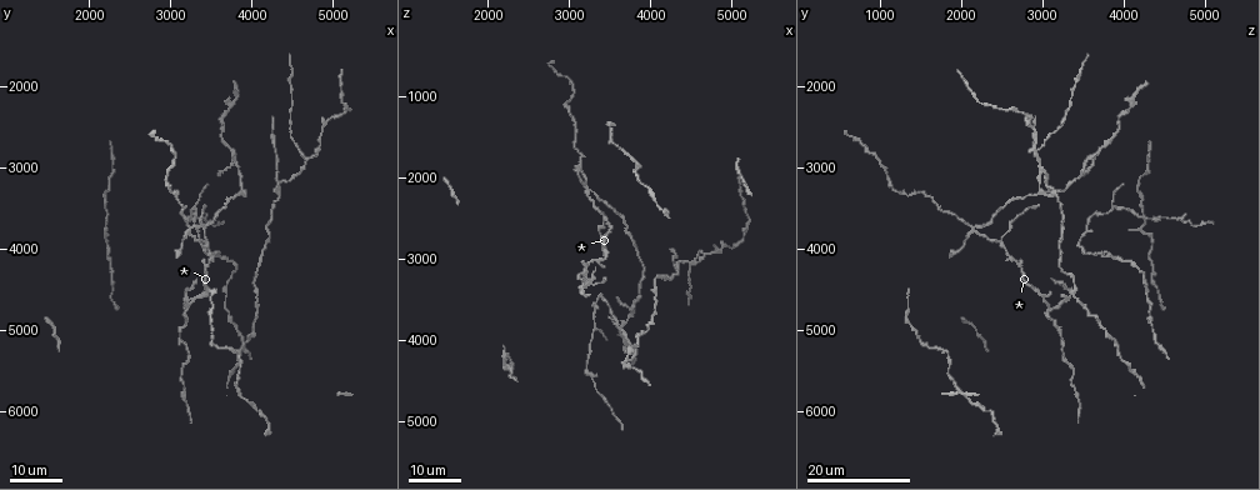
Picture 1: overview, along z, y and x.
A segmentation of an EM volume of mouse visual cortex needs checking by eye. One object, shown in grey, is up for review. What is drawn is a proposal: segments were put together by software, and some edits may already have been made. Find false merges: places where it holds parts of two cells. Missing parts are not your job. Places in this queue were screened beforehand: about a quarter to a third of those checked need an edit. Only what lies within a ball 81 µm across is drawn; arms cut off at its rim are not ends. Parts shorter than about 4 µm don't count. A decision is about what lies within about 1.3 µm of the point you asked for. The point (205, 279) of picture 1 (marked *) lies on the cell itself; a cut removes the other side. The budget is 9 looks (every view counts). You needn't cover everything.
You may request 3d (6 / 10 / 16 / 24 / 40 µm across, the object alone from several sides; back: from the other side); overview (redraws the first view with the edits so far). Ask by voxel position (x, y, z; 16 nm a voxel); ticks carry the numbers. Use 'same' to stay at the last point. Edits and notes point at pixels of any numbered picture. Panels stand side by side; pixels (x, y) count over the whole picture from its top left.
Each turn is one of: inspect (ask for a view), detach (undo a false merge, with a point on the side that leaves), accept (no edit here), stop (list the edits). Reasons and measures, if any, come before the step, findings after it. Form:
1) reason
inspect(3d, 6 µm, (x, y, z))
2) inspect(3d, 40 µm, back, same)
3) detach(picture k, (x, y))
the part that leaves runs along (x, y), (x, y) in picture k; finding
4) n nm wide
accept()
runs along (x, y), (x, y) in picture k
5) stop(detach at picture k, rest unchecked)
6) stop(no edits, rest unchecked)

arms part here
inspect(3d, 16 µm, (3450, 3900, 2500))

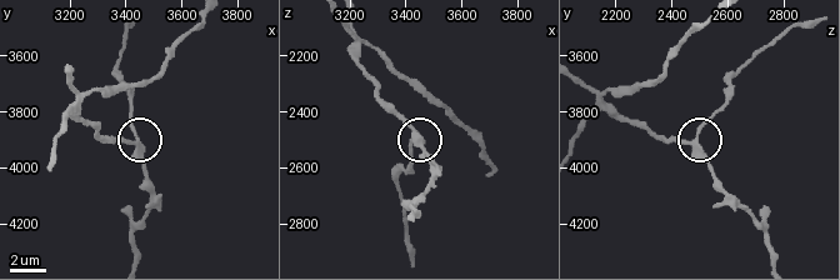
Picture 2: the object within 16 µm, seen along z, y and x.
closer look
inspect(3d, 10 µm, (3440, 3920, 2480))

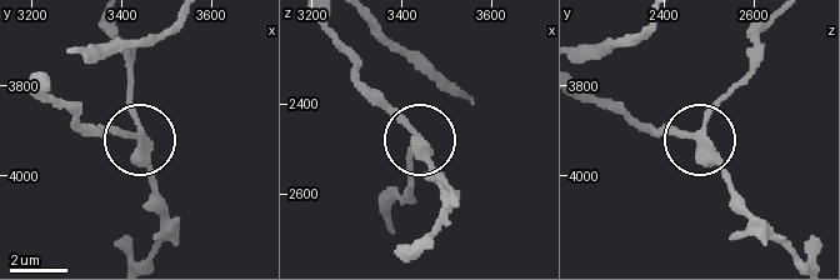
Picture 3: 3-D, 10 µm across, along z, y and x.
inspect(3d, 10 µm, back, (3435, 3910, 2490))

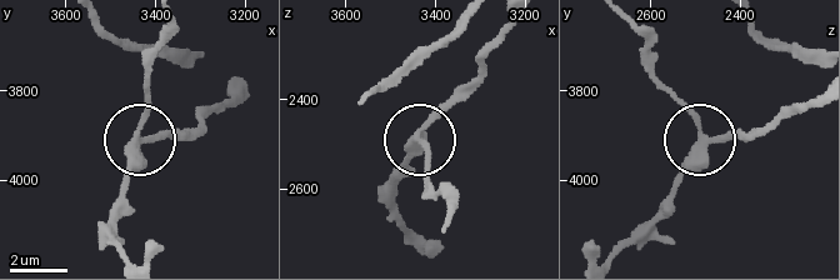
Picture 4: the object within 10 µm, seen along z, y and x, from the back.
3 arms
accept()
runs along (611, 259), (664, 201), (698, 130), (658, 81) in picture 4; one cell here

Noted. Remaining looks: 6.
inspect(3d, 16 µm, (3250, 3750, 2150))

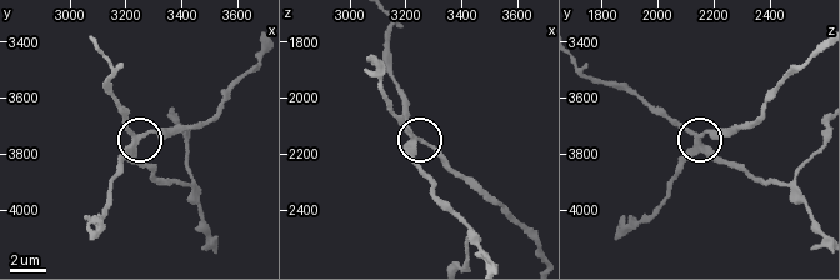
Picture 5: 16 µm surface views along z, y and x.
zoom in
inspect(3d, 10 µm, (3220, 3760, 2140))

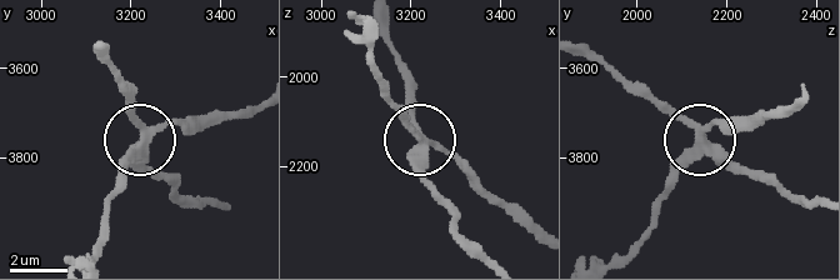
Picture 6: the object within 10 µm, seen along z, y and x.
inspect(3d, 6 µm, (3230, 3765, 2145))

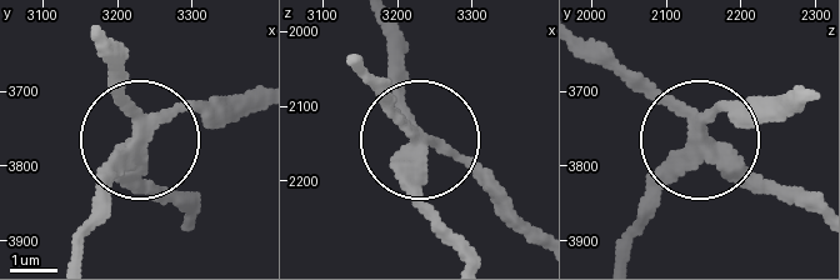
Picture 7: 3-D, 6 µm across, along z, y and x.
300 nm wide
detach(picture 7, (199, 109))
the part that leaves runs along (140, 135), (196, 111), (256, 111) in picture 7; two cells meet here

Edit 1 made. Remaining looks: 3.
see it whole again
inspect(overview)

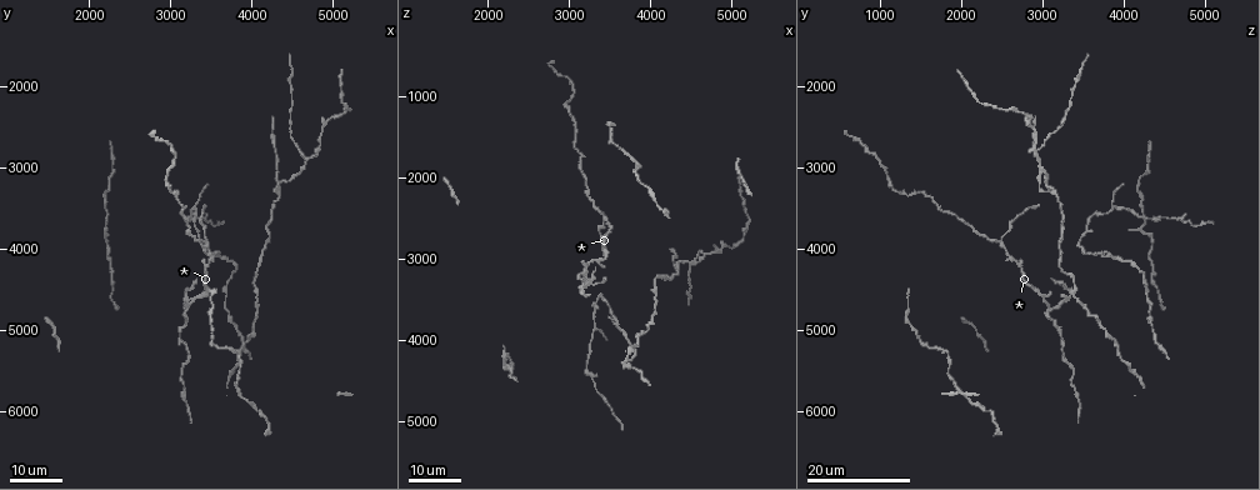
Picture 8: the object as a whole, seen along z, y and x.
three arms meet
inspect(3d, 24 µm, (4700, 2900, 2900))

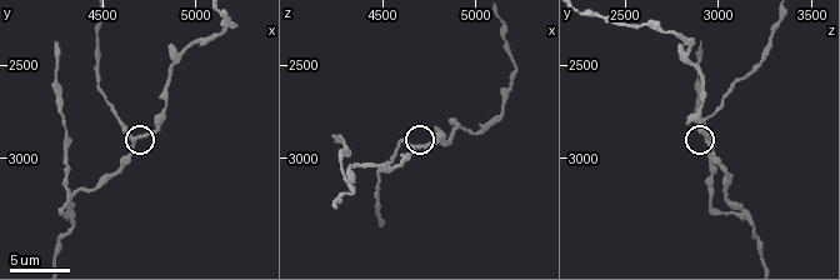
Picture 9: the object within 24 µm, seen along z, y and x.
inspect(3d, 10 µm, (4660, 2900, 2920))

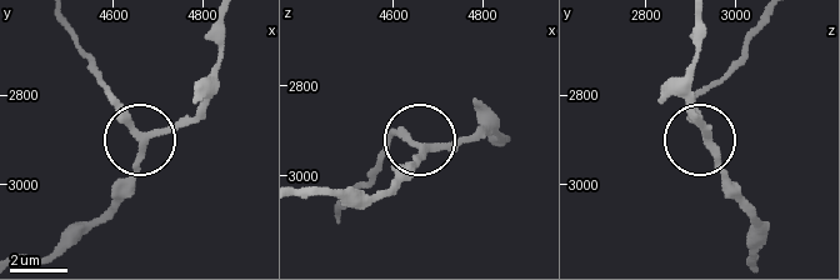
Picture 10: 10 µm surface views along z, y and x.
accept()
continuous, no second cell

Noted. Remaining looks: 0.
stop(detach at picture 7, rest unchecked)

